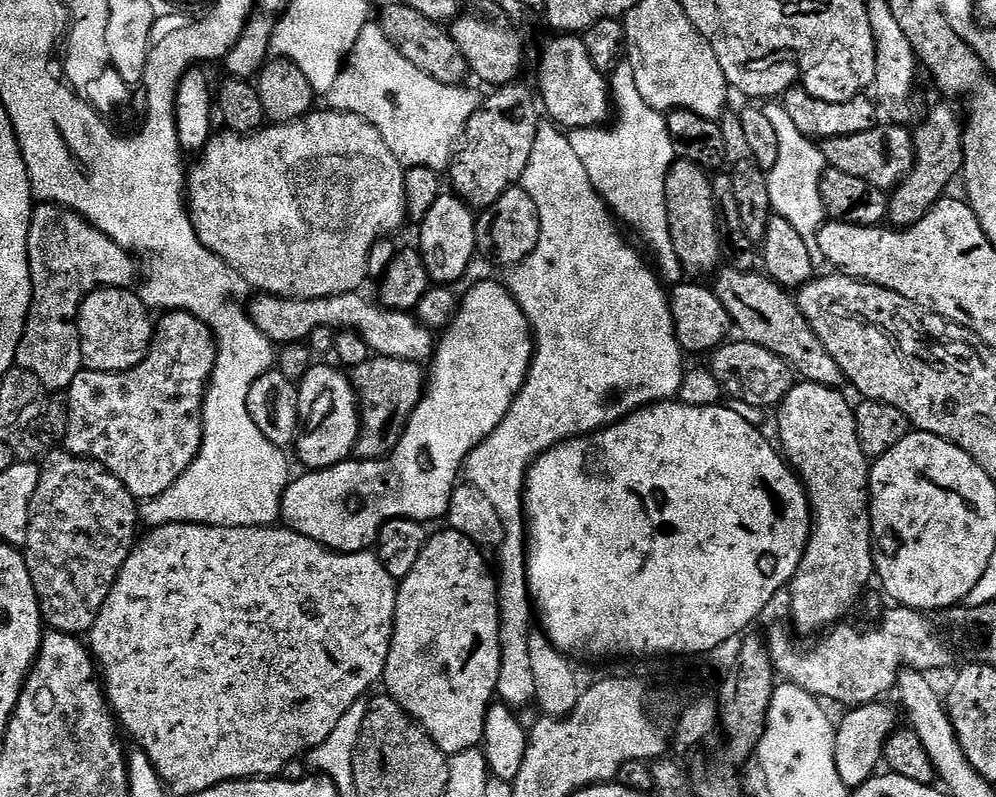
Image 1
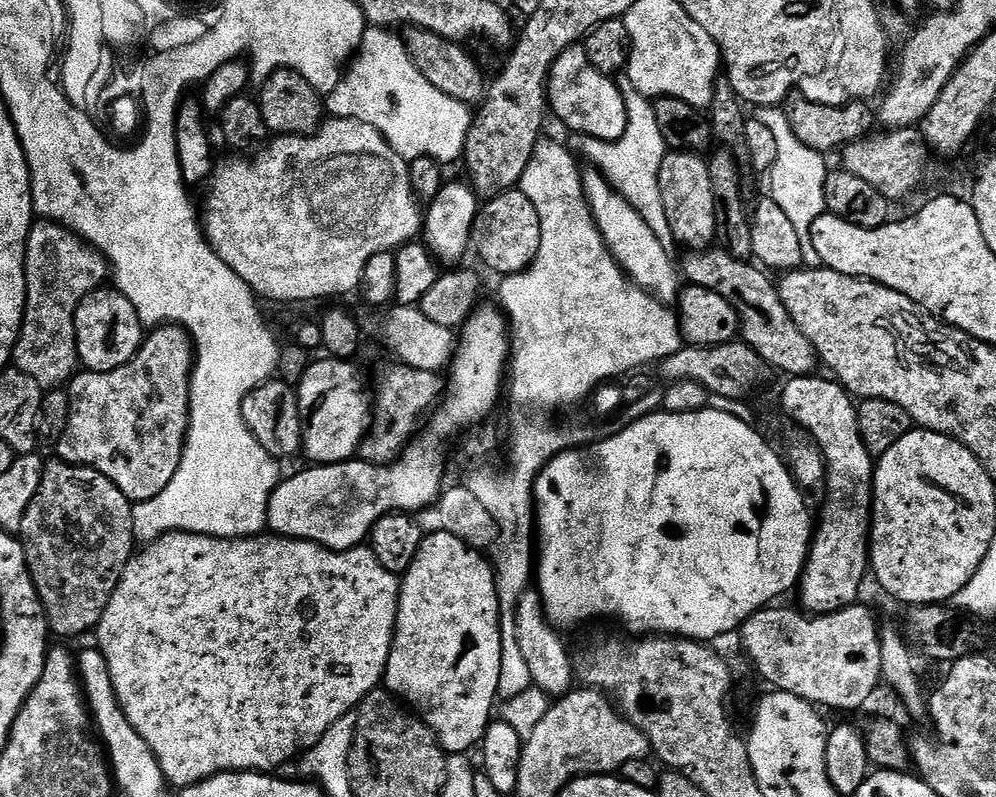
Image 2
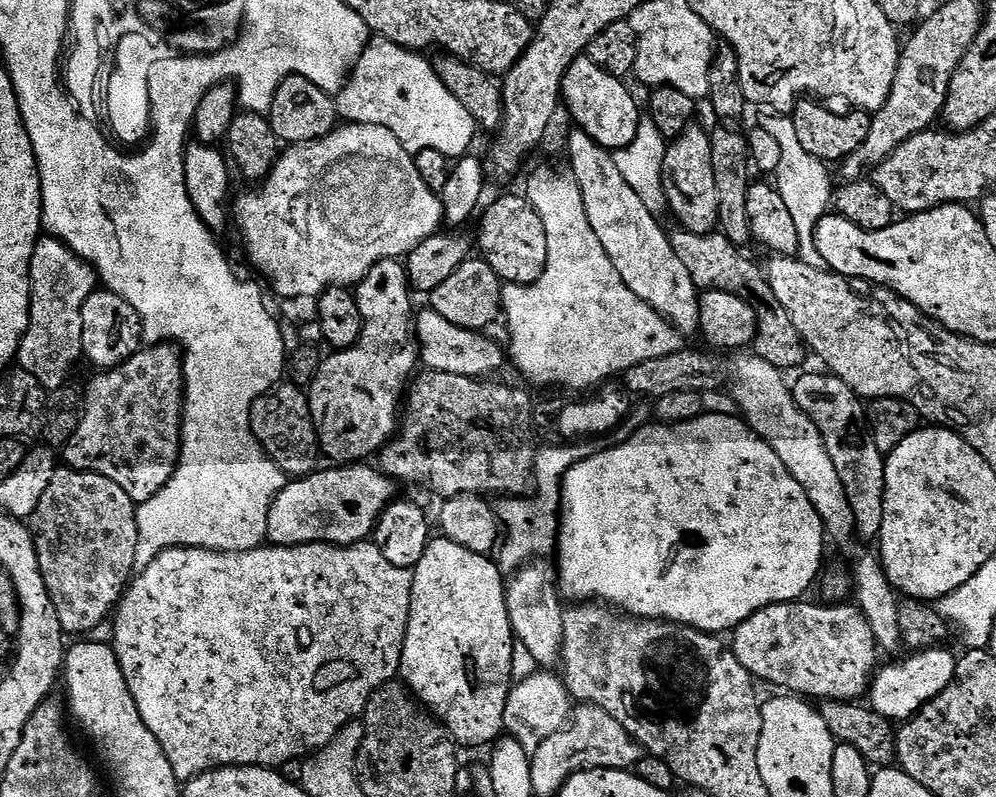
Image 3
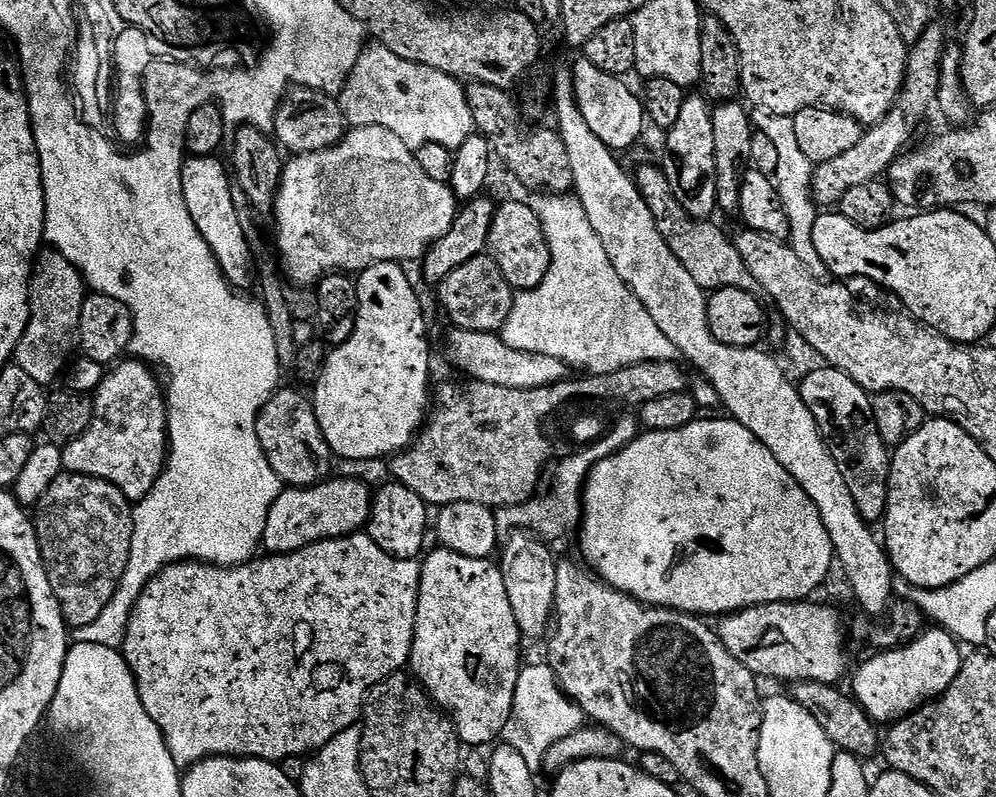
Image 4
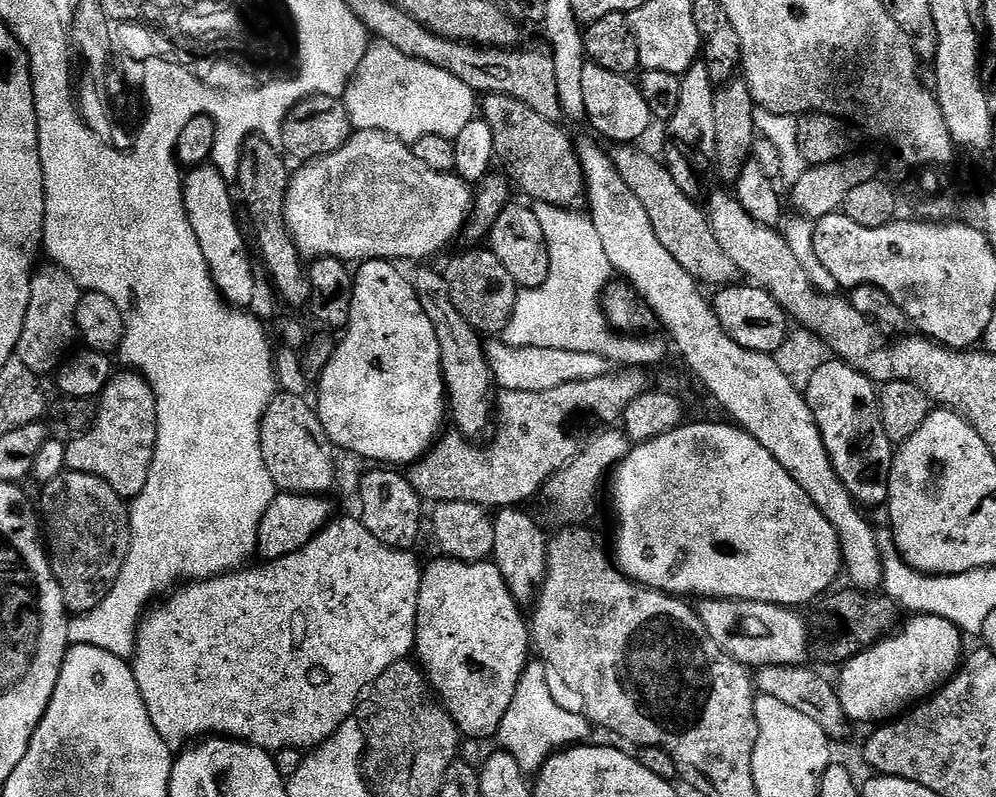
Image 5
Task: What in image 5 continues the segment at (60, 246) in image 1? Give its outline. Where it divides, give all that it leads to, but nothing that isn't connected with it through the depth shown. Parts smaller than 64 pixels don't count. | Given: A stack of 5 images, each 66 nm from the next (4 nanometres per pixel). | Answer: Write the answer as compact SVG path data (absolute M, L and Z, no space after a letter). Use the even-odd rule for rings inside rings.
M55 266L41 267L33 275L30 286L30 306L26 310L26 322L22 338L18 338L15 359L37 374L55 373L69 355L68 347L77 343L76 315L82 289L62 269Z

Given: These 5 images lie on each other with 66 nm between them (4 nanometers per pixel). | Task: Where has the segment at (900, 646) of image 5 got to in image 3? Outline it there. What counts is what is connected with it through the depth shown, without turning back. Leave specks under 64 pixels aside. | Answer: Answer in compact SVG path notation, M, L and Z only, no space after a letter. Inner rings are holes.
M947 647L925 648L922 652L905 655L905 660L888 664L873 675L870 685L870 707L893 722L911 720L934 698L938 698L950 686L956 673L957 657L947 652Z

